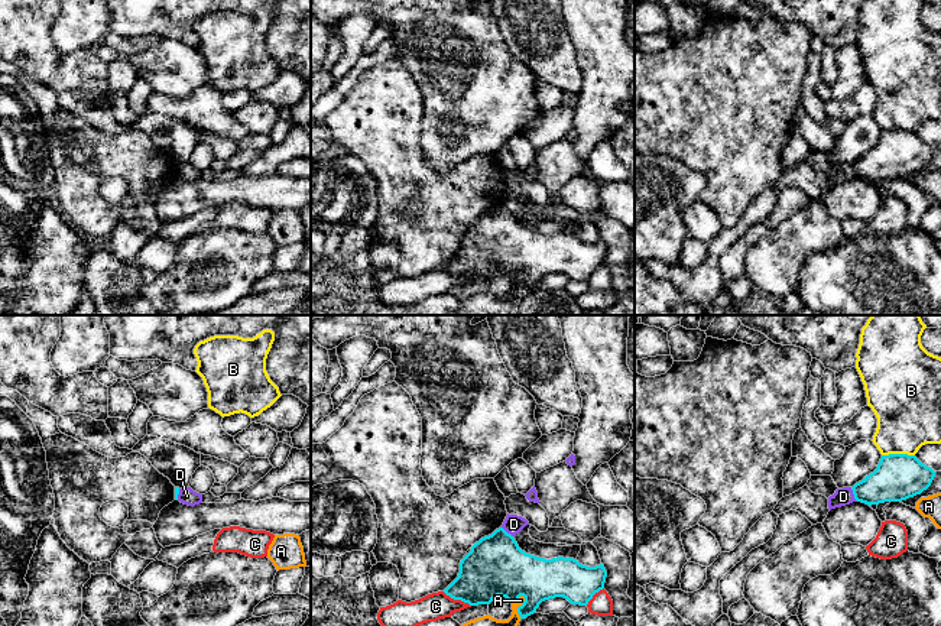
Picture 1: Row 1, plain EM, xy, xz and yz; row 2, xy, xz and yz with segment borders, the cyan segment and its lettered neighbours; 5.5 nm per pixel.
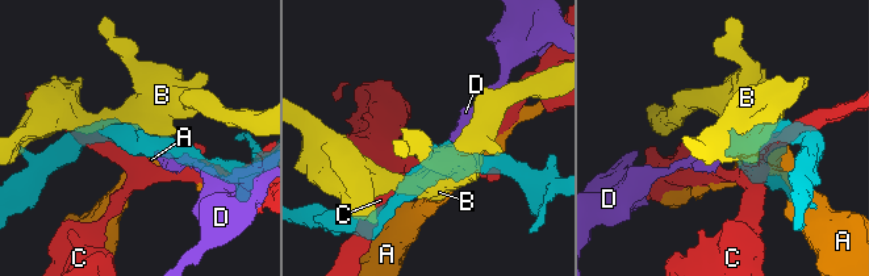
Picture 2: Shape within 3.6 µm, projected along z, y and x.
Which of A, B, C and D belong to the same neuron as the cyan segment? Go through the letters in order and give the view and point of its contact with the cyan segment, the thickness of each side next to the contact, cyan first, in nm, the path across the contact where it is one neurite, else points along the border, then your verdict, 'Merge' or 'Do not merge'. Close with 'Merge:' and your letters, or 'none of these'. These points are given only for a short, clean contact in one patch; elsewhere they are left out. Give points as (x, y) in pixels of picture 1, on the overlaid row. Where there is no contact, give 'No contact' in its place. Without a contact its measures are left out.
A: Touches cyan at xz (519, 606). Thickness 320 nm (cyan) against 60 nm. Do not merge
B: Touches cyan at yz (898, 454). Thickness 260 nm (cyan) against 360 nm. Do not merge
C: Touches cyan at xz (457, 599). Thickness 300 nm (cyan) against 150 nm. Do not merge
D: Touches cyan at yz (853, 493). Thickness 240 nm (cyan) against 100 nm. Boundary: yz (850, 487), (856, 499). Do not merge
Merge: none of these

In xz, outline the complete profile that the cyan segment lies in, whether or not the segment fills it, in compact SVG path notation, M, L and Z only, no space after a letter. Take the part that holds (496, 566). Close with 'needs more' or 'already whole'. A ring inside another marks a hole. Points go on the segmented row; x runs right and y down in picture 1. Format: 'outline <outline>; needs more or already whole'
outline M503 528L481 538L471 546L471 551L461 559L458 577L444 590L454 600L461 600L470 606L490 604L497 596L516 603L525 597L517 607L520 619L536 612L545 600L564 597L571 604L587 606L596 593L604 588L607 571L603 564L587 567L574 558L545 559L522 551L515 538Z; already whole

